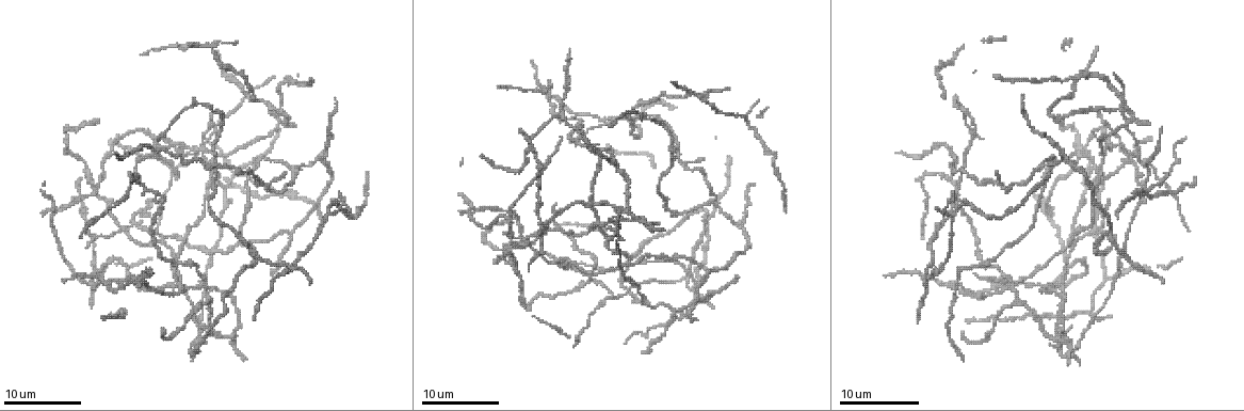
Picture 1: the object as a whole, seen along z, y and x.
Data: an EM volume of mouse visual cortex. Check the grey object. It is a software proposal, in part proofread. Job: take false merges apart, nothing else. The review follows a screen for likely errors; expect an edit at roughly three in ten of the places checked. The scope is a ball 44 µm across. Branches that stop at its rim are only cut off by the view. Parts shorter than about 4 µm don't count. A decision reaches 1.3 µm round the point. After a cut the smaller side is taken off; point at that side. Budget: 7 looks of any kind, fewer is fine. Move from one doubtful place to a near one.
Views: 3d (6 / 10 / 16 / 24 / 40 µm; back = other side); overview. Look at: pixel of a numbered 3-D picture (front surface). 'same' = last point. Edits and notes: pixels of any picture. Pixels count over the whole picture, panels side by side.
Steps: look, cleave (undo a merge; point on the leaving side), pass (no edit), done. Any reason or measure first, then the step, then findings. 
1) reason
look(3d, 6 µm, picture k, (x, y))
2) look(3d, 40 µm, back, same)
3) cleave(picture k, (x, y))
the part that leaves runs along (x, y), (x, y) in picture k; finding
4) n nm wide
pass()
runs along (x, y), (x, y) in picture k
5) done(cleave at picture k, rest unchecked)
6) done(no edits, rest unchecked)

side arm on a straight run
look(3d, 16 µm, picture 1, (711, 198))

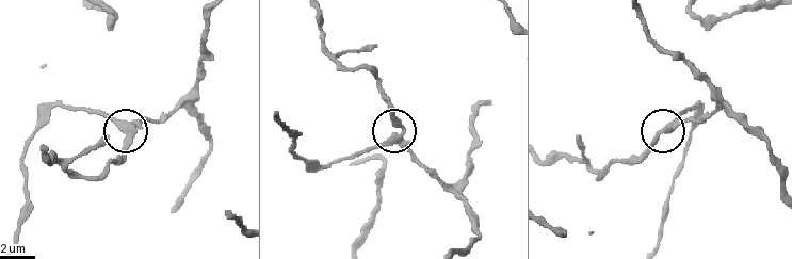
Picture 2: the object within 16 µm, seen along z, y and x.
300 nm wide
pass()
runs along (467, 246), (475, 215), (400, 138), (367, 149) in picture 2; all the same cell

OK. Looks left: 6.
two arms in line, one across
look(3d, 10 µm, picture 1, (1112, 235))

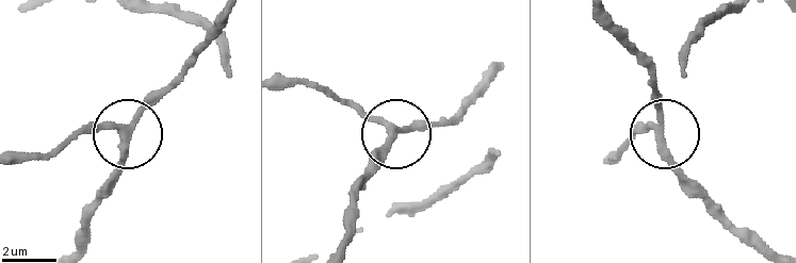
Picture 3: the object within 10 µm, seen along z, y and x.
250 nm wide
pass()
runs along (12, 161), (115, 127), (129, 141), (115, 186) in picture 3; all the same cell

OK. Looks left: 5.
four arms meet
look(3d, 6 µm, picture 1, (203, 329))

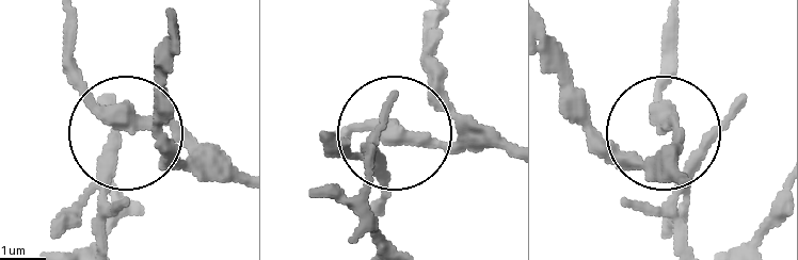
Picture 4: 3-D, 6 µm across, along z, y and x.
side arm 62 µm
pass()
runs along (238, 167), (112, 114), (69, 37) in picture 4; one cell here

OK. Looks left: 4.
arms run side by side
look(3d, 6 µm, picture 1, (131, 224))

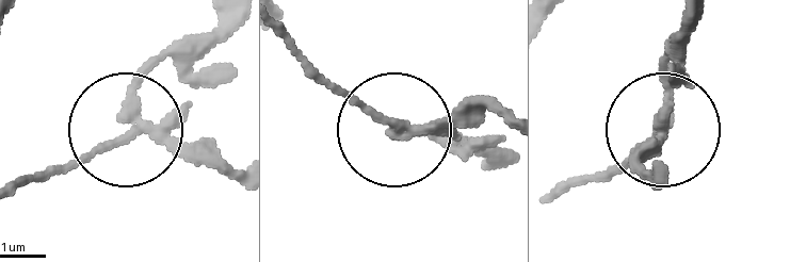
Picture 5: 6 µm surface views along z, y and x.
look(3d, 6 µm, back, picture 5, (131, 125))

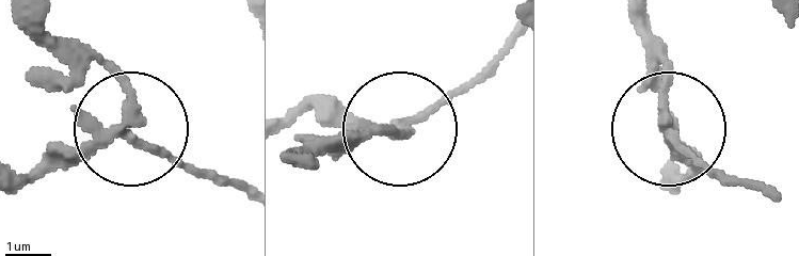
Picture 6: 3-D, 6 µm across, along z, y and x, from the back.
4 arms
cleave(picture 6, (169, 154))
a second cell is stuck on

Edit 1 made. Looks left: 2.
done(cleave at picture 6, rest unchecked)

